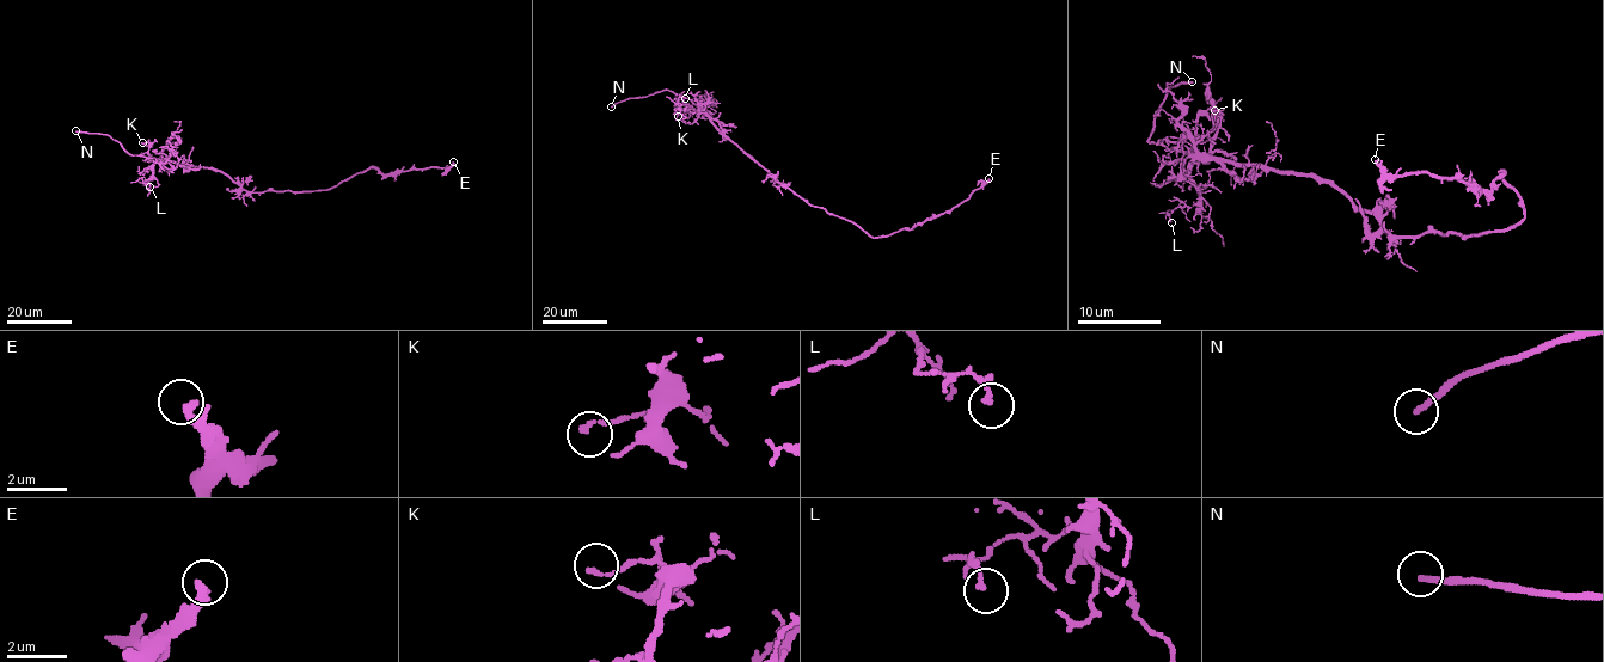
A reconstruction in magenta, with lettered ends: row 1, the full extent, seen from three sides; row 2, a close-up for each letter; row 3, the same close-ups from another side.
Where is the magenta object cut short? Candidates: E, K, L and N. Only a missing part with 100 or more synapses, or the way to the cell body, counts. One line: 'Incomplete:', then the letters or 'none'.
Incomplete: N

